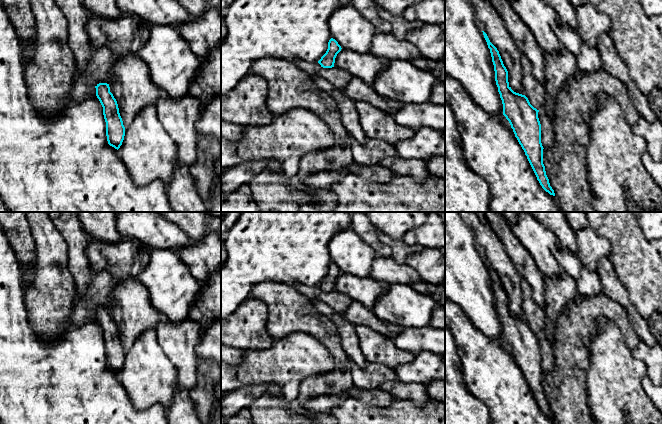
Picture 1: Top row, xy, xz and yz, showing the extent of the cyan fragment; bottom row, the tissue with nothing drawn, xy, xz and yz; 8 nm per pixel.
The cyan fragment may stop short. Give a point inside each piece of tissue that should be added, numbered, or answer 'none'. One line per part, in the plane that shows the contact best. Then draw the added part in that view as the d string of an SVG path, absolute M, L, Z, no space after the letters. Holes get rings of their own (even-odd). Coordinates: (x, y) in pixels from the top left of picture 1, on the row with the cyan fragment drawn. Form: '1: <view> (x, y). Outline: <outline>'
none

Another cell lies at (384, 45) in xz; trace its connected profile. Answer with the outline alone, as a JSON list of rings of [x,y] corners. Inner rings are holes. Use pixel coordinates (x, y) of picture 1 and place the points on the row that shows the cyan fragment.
[[[376,31],[373,35],[370,53],[387,61],[409,61],[421,57],[421,52],[409,41],[399,40],[391,33]]]

